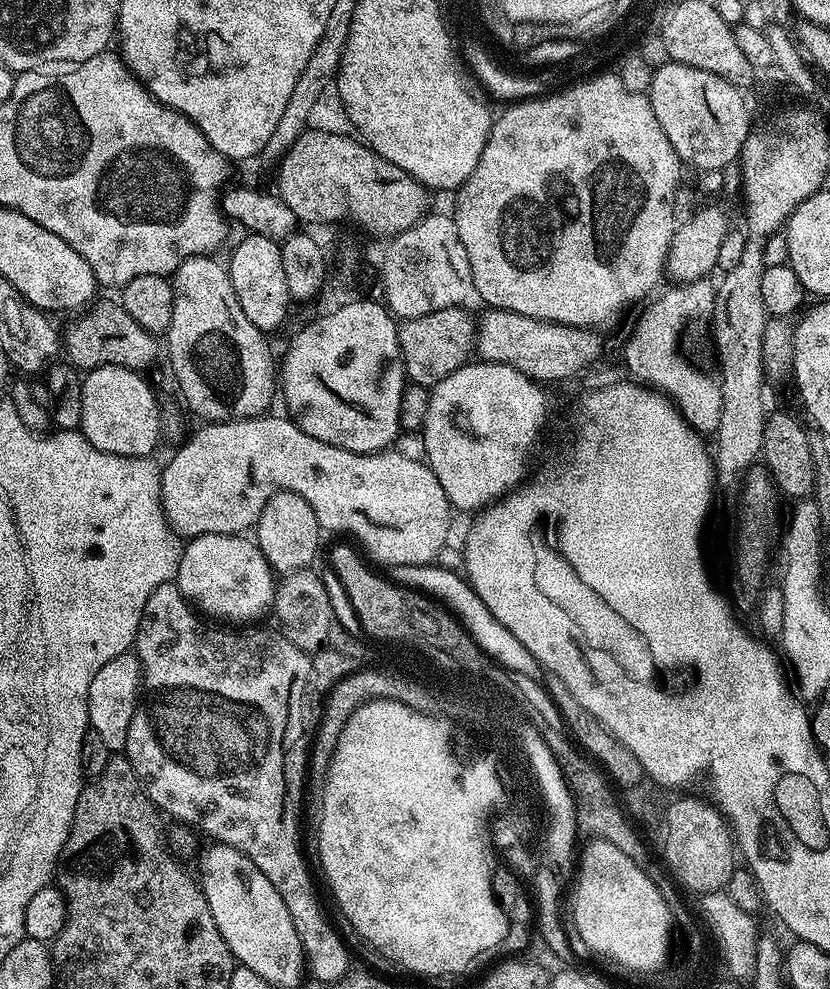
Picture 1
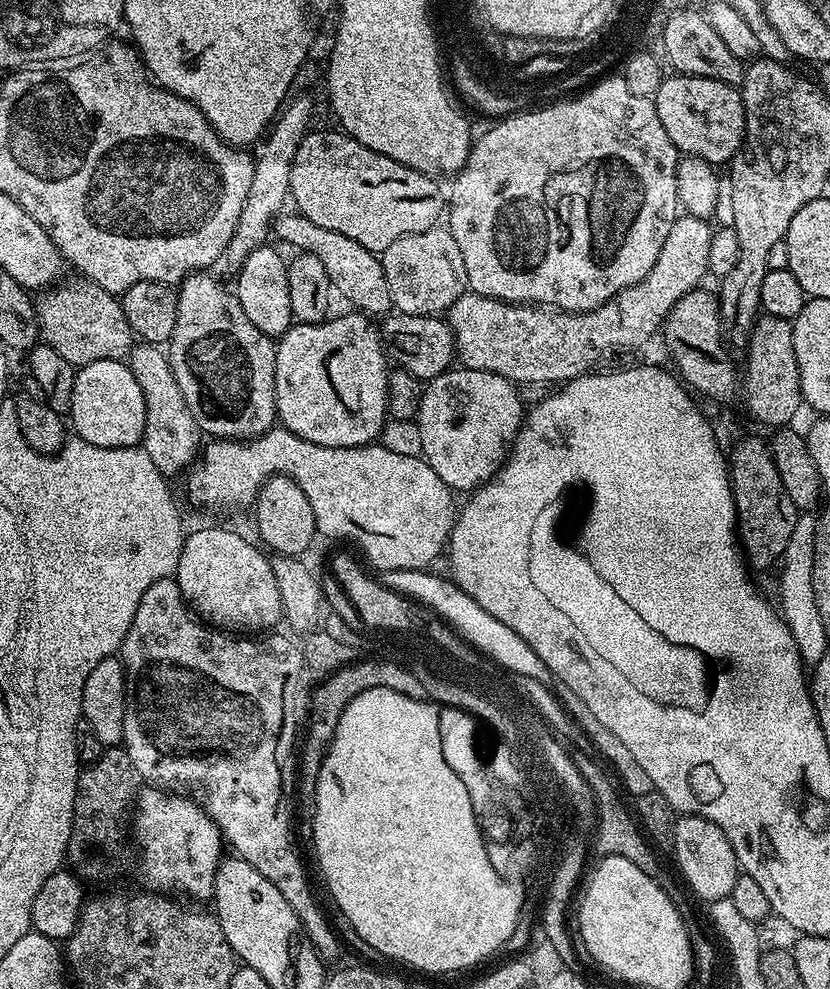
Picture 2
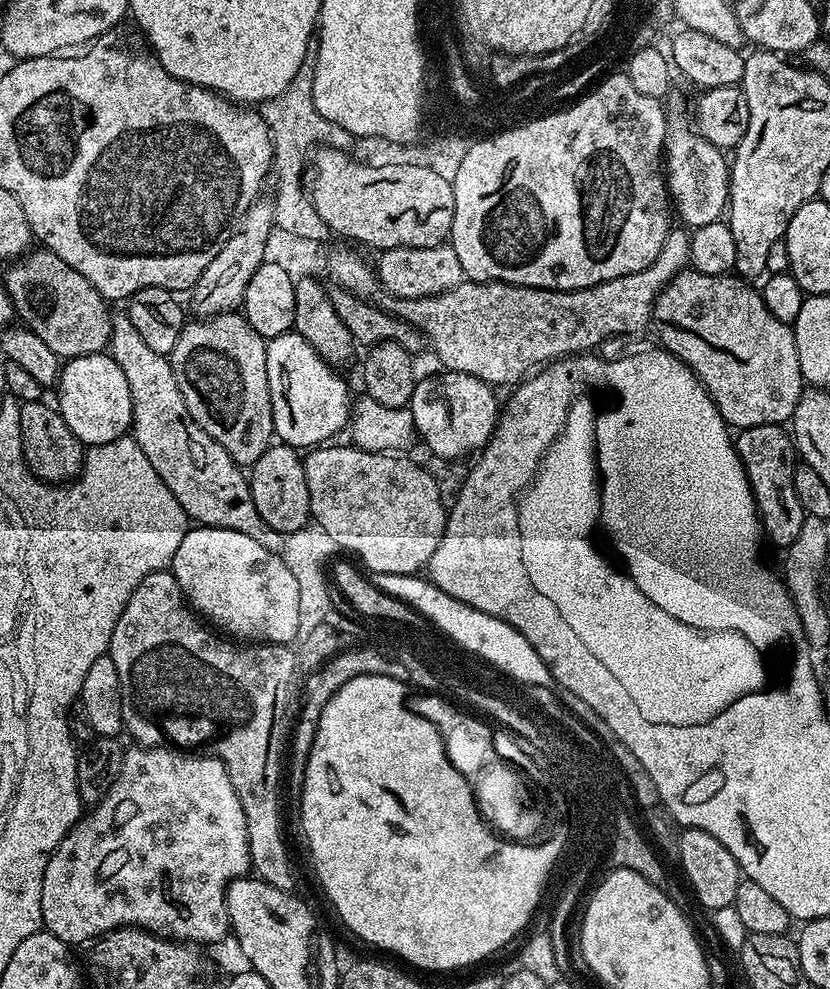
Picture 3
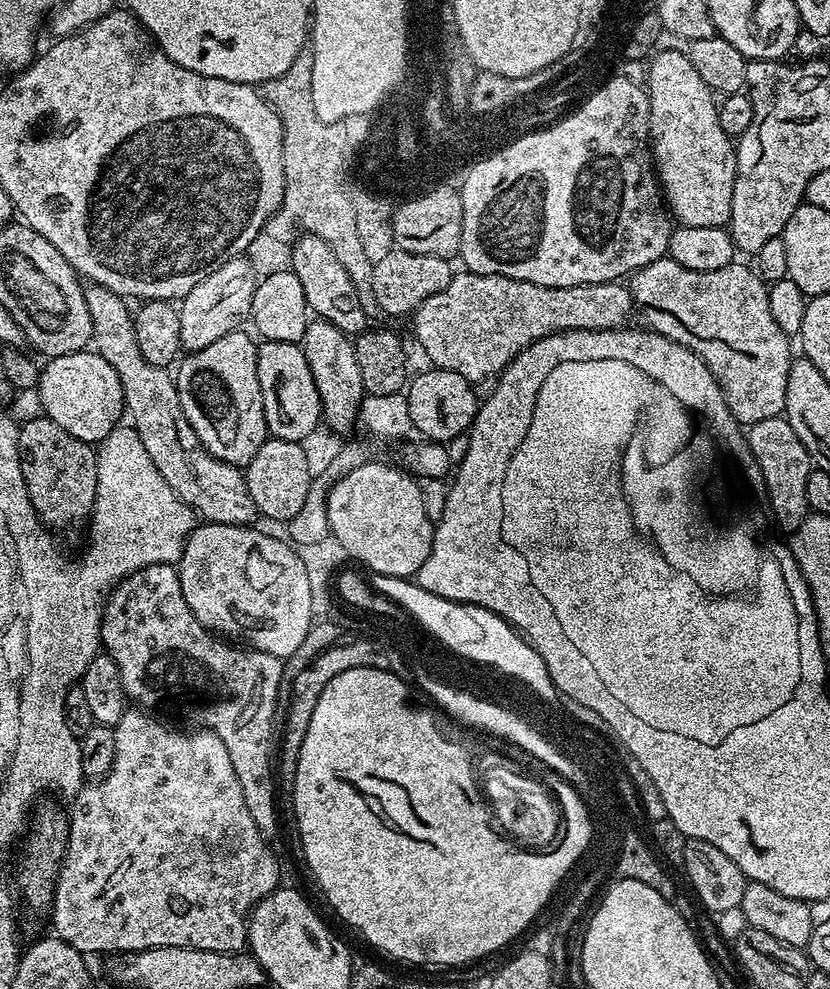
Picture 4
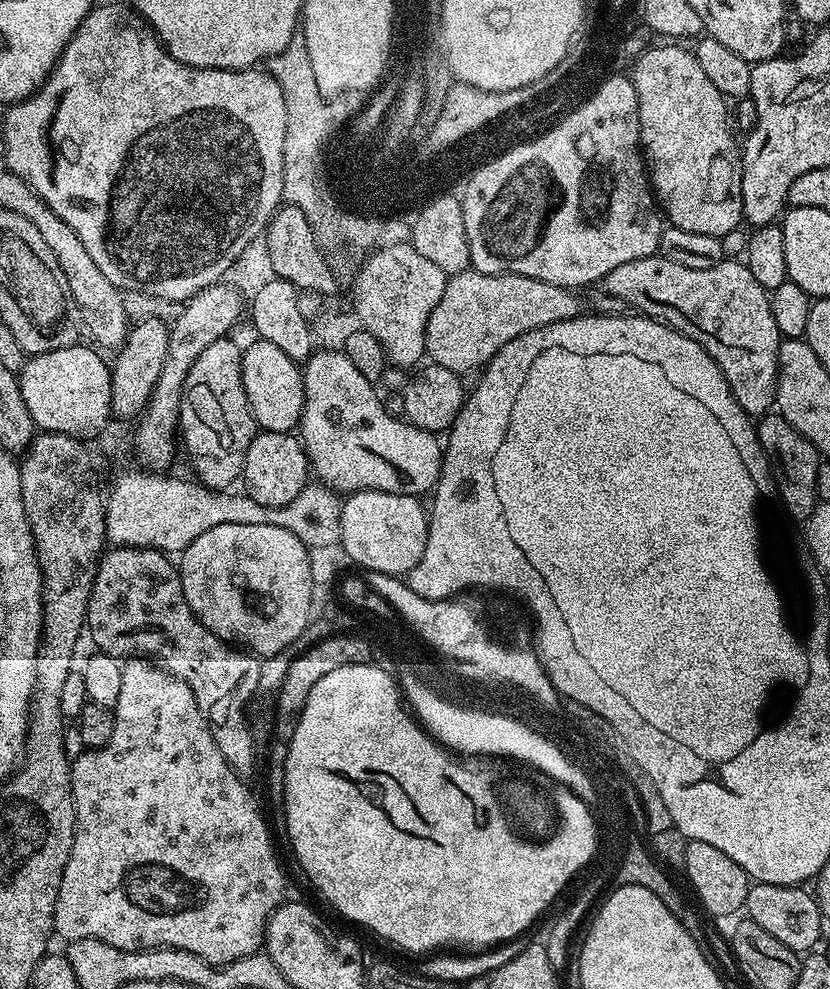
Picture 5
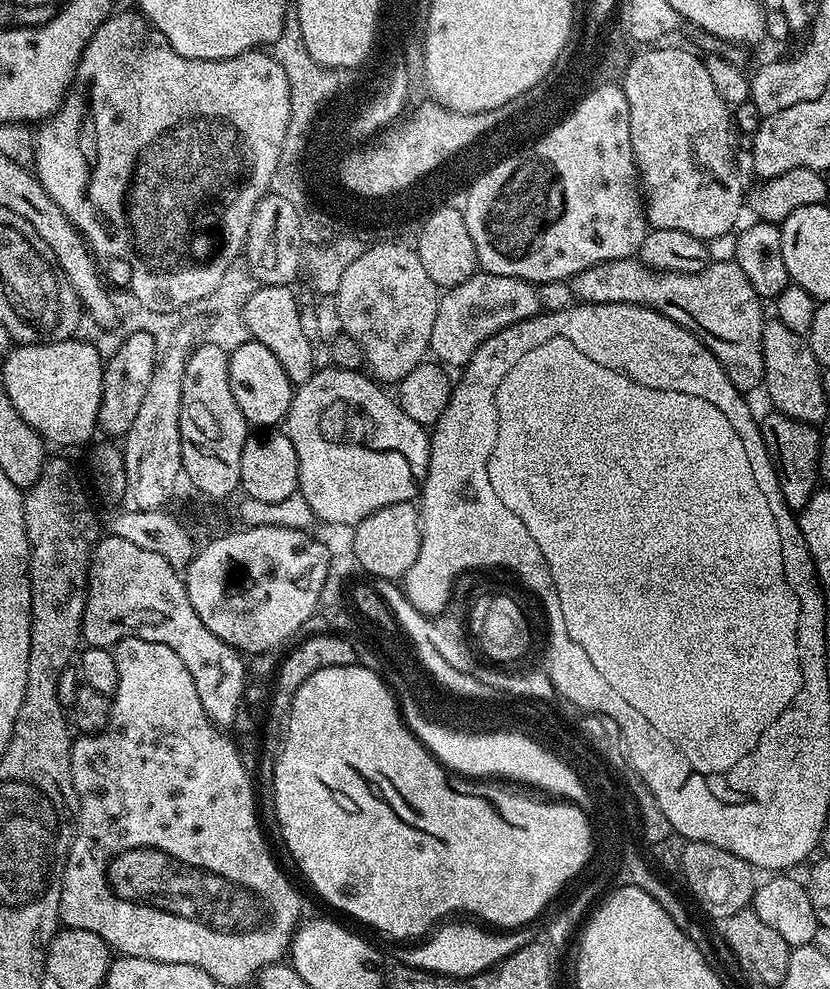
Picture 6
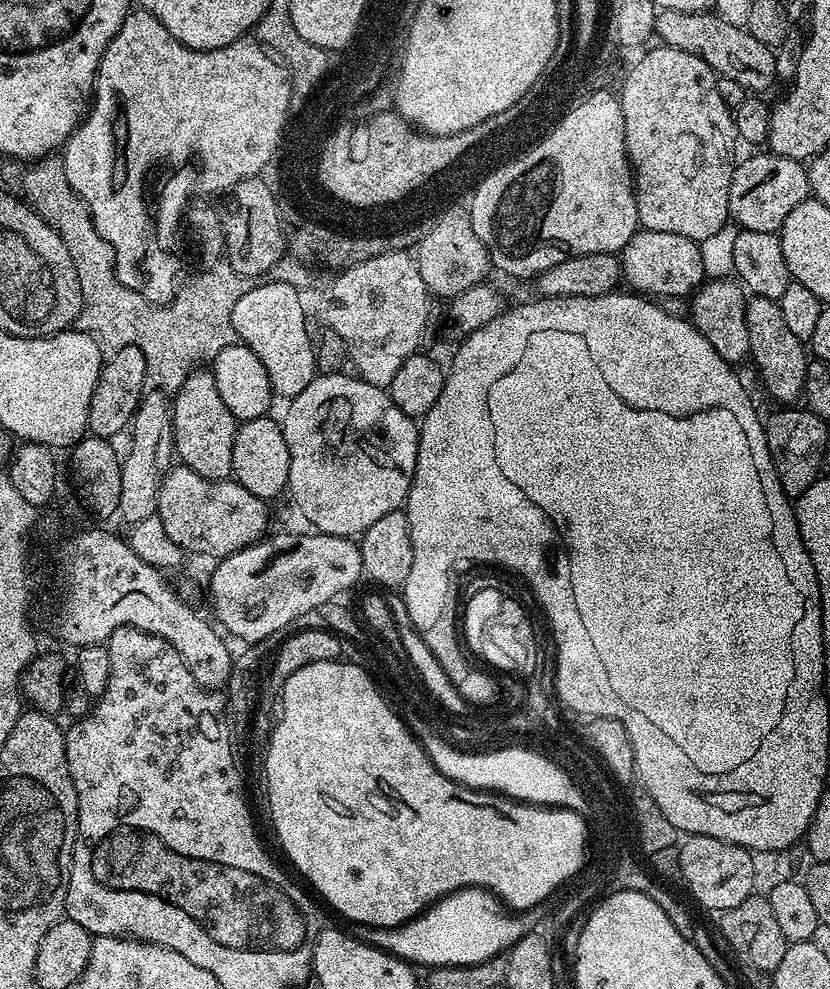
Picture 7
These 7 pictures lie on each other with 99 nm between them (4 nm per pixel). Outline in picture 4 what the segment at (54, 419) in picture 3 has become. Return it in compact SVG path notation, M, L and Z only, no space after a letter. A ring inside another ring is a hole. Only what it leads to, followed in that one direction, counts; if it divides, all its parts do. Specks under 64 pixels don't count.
M37 414L33 420L19 425L20 437L16 445L20 451L22 478L30 494L30 502L38 518L49 529L80 528L87 525L98 490L97 449L93 445L66 434L58 422Z

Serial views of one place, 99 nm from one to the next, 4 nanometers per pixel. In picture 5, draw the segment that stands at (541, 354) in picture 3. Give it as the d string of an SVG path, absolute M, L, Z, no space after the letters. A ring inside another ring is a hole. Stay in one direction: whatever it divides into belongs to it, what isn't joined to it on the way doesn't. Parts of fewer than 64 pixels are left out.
M469 270L460 272L456 276L448 276L446 290L442 290L442 298L438 298L426 326L424 346L427 359L457 374L472 371L475 373L483 369L485 364L489 364L494 354L498 354L498 350L506 346L506 342L535 328L550 326L554 322L562 322L581 315L580 300L576 296L579 295L571 288L554 286L538 278L526 278L522 274L510 274L509 272L482 274Z

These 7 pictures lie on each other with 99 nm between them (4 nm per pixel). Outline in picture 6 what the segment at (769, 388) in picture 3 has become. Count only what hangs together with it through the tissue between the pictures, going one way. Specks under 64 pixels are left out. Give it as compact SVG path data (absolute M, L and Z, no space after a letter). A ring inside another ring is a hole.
M627 256L621 260L598 262L586 270L582 270L570 281L575 299L582 304L637 304L643 308L652 308L670 318L678 326L693 332L704 345L718 358L718 362L726 370L733 386L741 394L749 394L763 383L765 362L762 358L762 330L766 323L766 315L762 312L763 301L750 286L746 274L731 260L718 260L709 263L706 270L694 274L681 272L656 272L646 267L638 258Z

